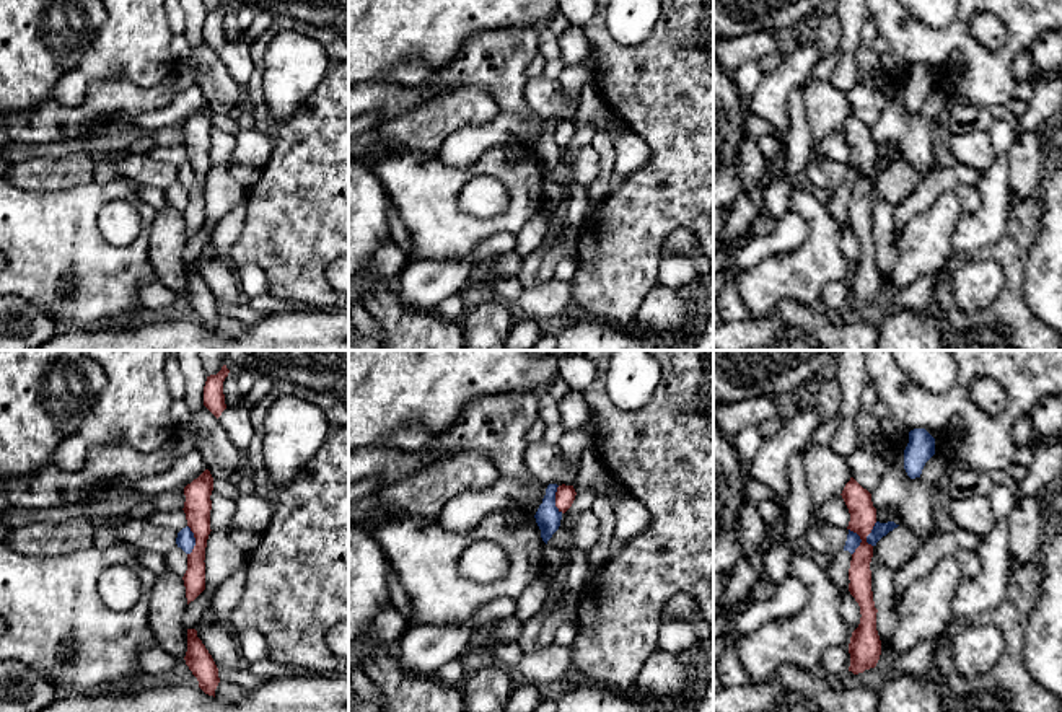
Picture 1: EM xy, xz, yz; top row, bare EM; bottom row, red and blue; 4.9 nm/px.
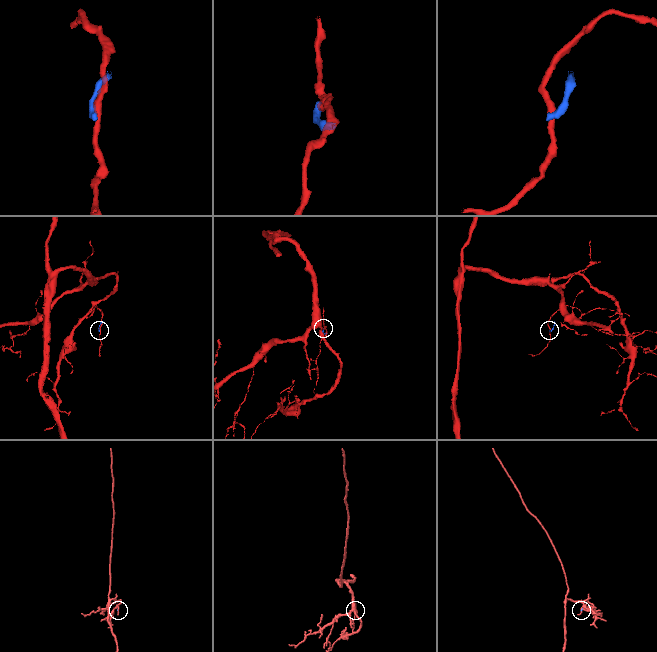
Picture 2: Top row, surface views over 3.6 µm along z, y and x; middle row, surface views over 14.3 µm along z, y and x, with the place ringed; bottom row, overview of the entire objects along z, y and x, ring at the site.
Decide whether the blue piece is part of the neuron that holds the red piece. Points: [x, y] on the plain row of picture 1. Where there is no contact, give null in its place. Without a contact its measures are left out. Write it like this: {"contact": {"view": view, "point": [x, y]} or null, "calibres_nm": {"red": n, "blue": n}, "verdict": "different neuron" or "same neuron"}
{"contact": {"view": "xy", "point": [196, 175]}, "calibres_nm": {"red": 140, "blue": 90}, "verdict": "different neuron"}

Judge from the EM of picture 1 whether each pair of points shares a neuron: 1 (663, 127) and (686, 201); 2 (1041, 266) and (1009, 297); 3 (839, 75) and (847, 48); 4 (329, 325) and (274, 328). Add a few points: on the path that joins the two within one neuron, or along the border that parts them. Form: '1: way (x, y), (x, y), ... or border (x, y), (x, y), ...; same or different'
1: way (681, 145), (686, 150), (686, 183); same
2: border (1031, 245), (1026, 254), (1025, 302), (1040, 318); different
3: way (846, 69), (847, 54); same
4: way (316, 328), (287, 328); same

